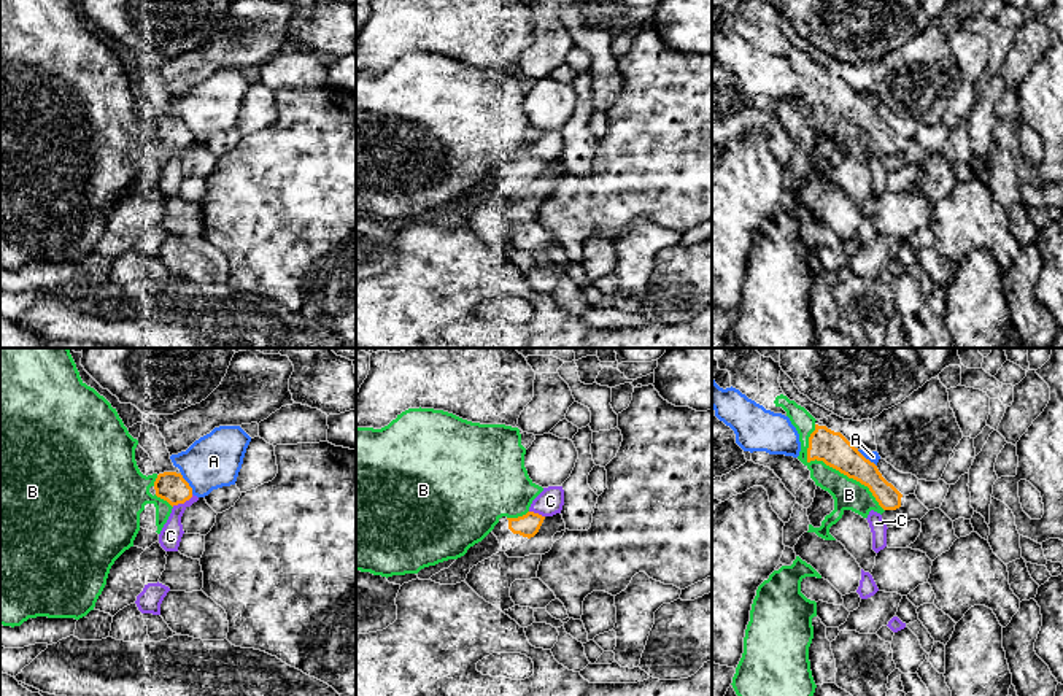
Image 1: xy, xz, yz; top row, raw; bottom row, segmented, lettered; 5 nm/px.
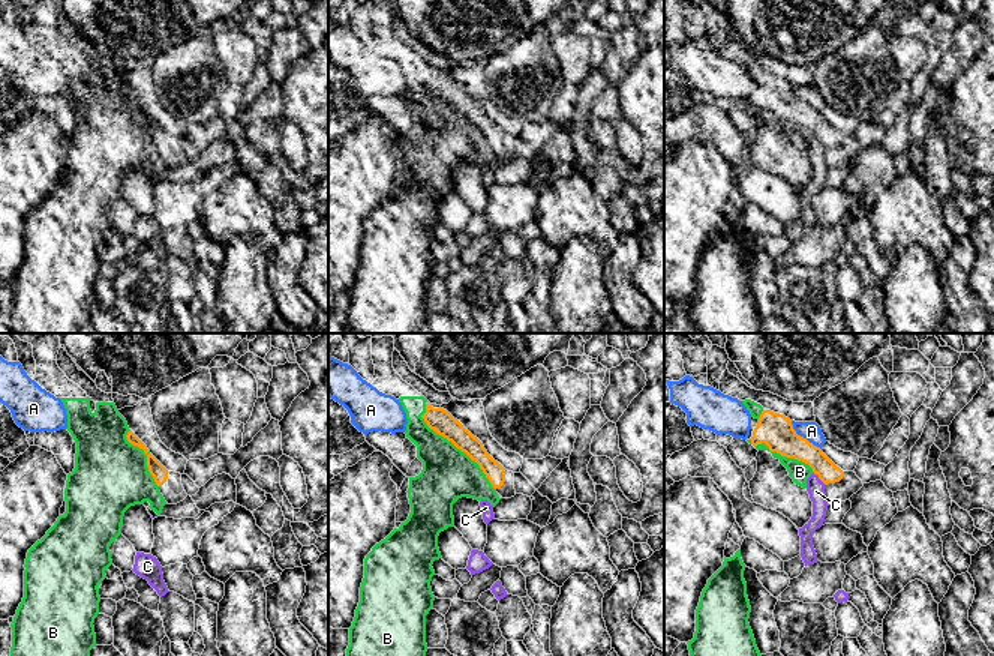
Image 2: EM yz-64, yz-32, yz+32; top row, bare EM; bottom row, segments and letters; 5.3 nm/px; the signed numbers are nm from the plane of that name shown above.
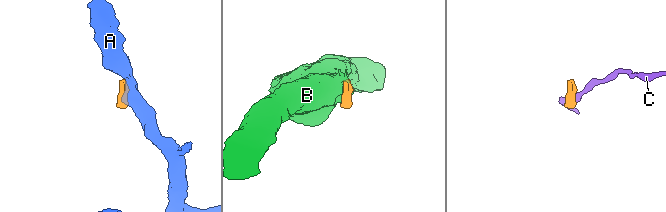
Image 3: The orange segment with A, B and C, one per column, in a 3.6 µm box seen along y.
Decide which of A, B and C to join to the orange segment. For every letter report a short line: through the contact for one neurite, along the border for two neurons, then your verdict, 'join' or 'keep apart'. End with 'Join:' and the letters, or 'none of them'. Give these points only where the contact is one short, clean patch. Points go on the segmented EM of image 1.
A: xy (180, 474), (193, 493) | keep apart
B: keep apart
C: xy (193, 494), (183, 502), (172, 506) | keep apart
Join: none of them

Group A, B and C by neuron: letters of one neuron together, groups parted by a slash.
A / B / C

